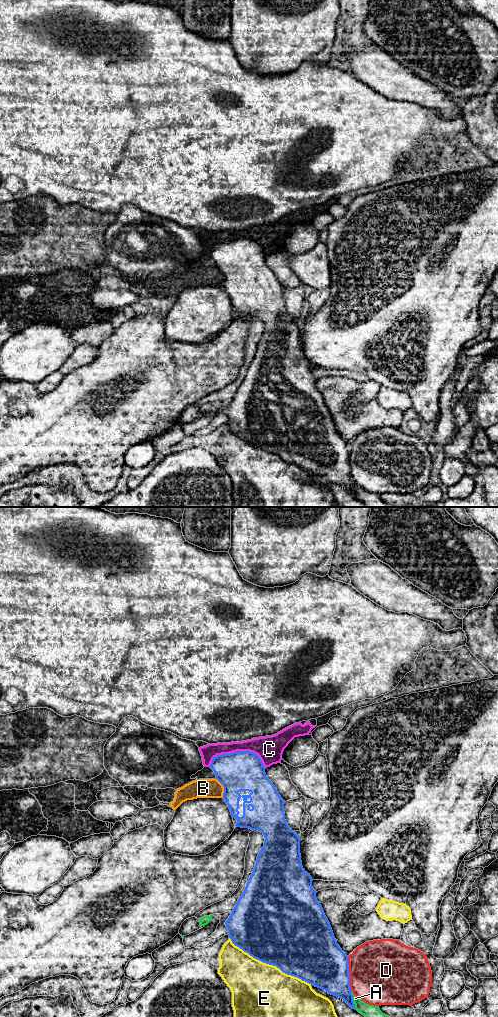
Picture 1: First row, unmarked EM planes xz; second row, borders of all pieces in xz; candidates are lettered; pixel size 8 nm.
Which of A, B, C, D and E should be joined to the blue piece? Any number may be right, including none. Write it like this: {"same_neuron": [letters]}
{"same_neuron": []}

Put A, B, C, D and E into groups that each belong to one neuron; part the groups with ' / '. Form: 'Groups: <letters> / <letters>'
Groups: A / B C / D / E

